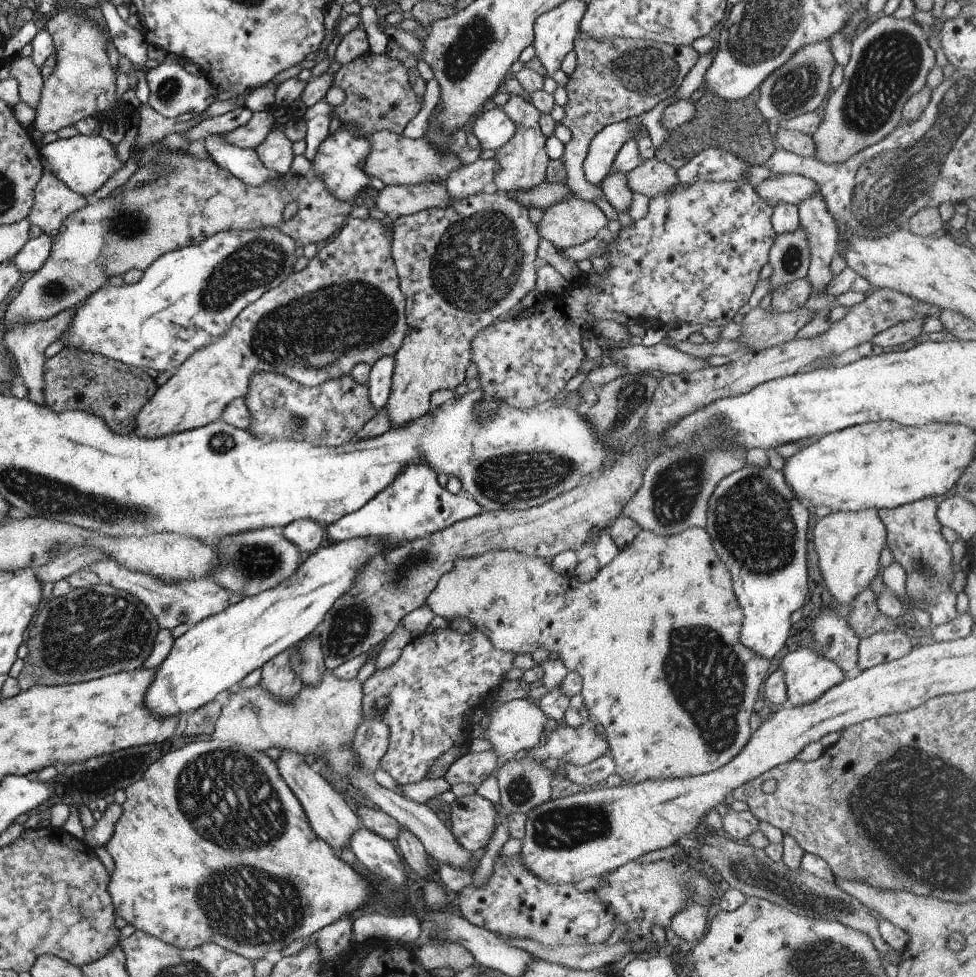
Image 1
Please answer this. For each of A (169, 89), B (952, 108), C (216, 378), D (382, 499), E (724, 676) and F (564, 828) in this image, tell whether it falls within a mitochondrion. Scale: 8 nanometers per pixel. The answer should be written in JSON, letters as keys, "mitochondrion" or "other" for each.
{"A":"mitochondrion","B":"mitochondrion","C":"other","D":"other","E":"mitochondrion","F":"mitochondrion"}

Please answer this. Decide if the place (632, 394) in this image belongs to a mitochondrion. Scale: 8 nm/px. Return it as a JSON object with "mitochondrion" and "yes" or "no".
{"mitochondrion":"yes"}

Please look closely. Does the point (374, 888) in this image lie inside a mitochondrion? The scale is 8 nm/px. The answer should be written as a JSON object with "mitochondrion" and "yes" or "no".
{"mitochondrion":"no"}

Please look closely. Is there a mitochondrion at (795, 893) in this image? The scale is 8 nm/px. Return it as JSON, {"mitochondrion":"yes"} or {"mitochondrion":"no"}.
{"mitochondrion":"yes"}

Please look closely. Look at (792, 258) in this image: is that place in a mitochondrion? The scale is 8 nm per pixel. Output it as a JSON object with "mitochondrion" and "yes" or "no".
{"mitochondrion":"yes"}

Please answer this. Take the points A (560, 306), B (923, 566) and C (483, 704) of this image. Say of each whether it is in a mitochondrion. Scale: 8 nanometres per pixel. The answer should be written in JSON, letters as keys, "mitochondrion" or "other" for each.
{"A":"other","B":"mitochondrion","C":"other"}

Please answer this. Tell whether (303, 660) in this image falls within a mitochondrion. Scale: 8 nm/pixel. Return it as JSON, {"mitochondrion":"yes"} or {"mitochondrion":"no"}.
{"mitochondrion":"yes"}

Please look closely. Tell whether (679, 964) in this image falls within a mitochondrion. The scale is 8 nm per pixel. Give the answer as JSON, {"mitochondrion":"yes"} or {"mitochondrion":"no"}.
{"mitochondrion":"no"}

